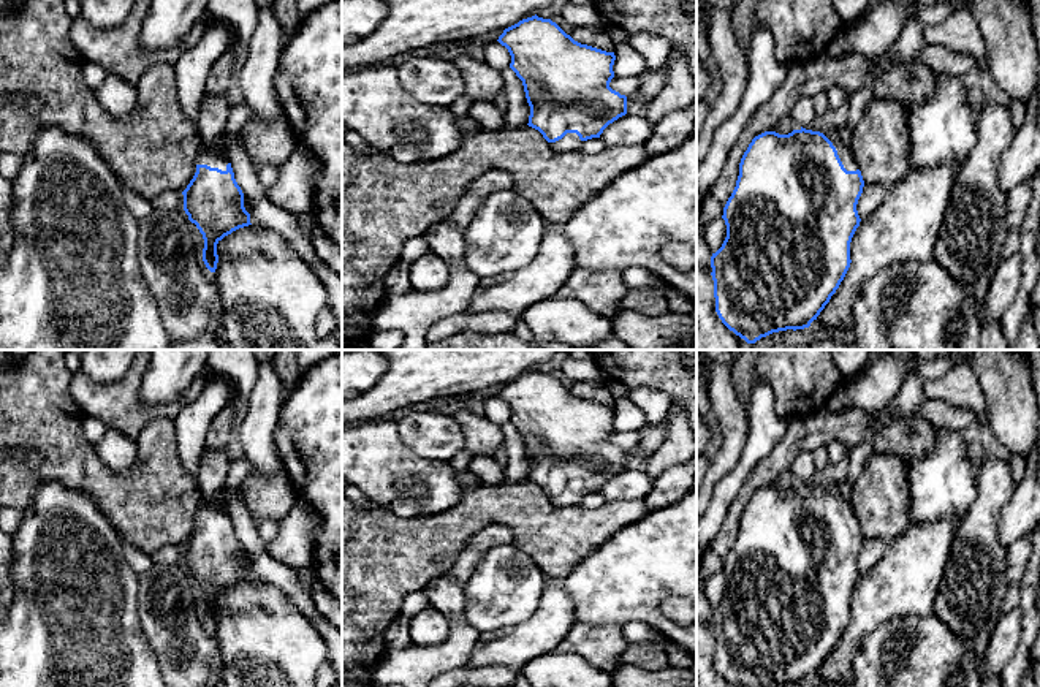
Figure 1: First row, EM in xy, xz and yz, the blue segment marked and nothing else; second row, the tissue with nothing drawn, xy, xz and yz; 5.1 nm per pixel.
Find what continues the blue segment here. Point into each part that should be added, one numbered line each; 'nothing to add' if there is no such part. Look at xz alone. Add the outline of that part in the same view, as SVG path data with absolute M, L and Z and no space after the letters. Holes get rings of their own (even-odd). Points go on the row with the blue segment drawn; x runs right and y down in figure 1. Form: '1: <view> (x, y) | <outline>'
1: xz (570, 143) | M567 133L562 139L549 142L549 146L557 154L573 154L581 150L583 141L576 133Z

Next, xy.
1: xy (214, 111) | M207 92L203 97L196 122L198 135L203 141L203 150L196 158L196 165L207 165L226 171L226 165L230 163L228 157L217 152L214 147L223 135L230 111L226 93L212 95Z

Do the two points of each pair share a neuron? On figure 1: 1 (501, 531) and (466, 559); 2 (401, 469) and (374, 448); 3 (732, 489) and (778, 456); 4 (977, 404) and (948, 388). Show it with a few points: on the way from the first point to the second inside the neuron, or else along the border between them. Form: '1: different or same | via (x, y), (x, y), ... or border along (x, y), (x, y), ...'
1: same | via (493, 535), (474, 551)
2: same | via (394, 469), (380, 455)
3: different | border along (770, 451), (752, 470), (727, 512)
4: same | via (971, 398), (961, 388), (955, 388)

